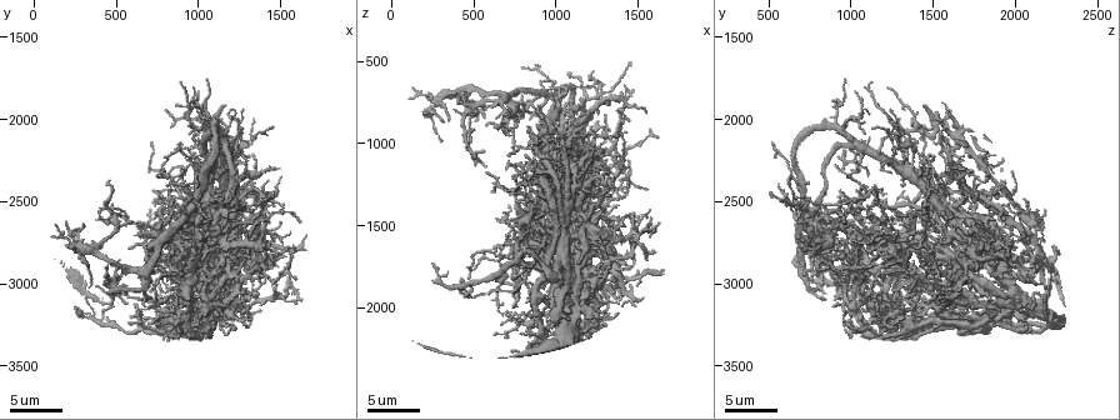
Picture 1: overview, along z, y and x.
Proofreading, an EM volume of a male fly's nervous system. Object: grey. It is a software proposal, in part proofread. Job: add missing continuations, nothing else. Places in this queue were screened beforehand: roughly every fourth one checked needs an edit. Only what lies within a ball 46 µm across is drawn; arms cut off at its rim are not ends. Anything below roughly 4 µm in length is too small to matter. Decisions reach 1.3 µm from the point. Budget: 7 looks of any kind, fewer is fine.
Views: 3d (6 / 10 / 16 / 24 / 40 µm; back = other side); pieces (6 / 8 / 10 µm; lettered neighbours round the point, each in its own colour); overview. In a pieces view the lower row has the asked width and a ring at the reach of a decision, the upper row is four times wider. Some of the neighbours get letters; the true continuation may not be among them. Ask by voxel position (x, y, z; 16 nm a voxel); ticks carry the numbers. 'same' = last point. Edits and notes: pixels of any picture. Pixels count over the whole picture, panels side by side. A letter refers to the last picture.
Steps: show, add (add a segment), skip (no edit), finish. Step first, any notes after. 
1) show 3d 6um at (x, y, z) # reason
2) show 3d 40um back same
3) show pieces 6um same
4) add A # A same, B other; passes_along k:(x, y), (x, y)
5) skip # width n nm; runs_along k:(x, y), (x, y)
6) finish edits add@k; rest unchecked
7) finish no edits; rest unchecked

show pieces 8um at (860, 3320, 1000) # free end

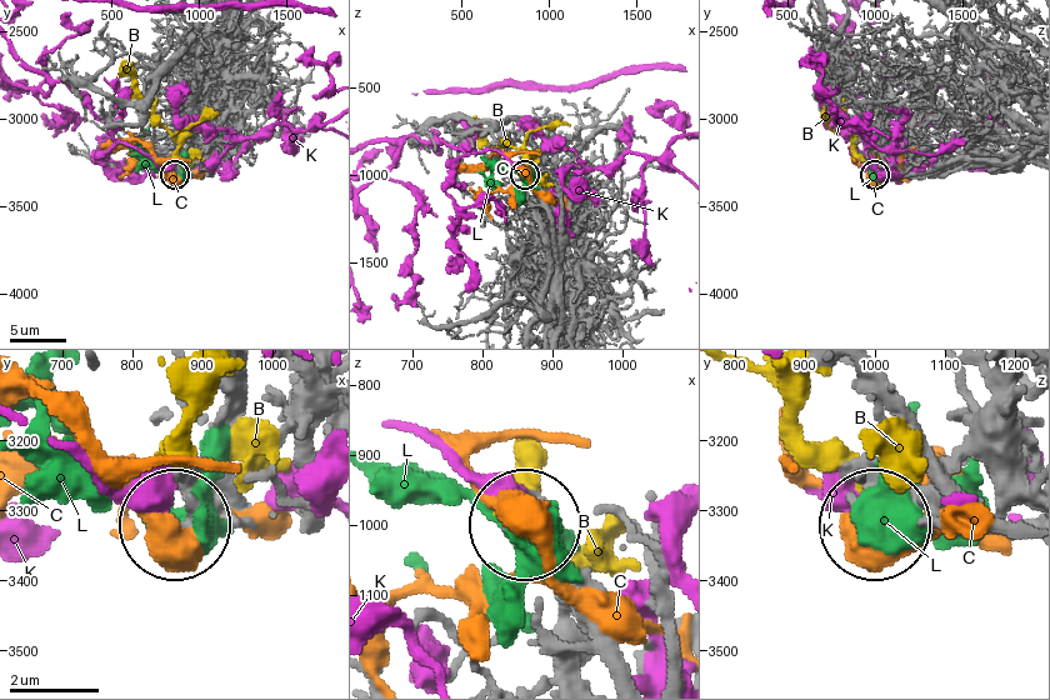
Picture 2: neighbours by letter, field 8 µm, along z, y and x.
skip # B other, C other, K other, L other; no lettered segment goes on from it

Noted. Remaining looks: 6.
show pieces 8um at (620, 3120, 1280) # tapers out

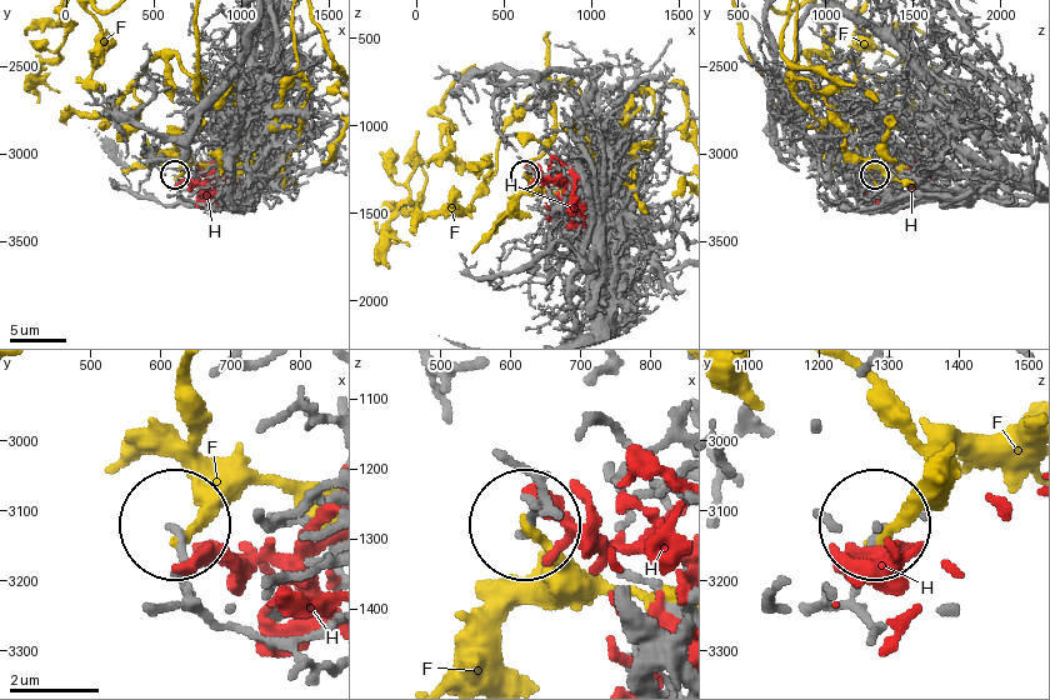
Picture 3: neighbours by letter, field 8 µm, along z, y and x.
skip # width 160 nm; F other, H other; no lettered segment goes on from it

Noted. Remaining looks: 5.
show pieces 8um at (460, 3100, 1760) # free end

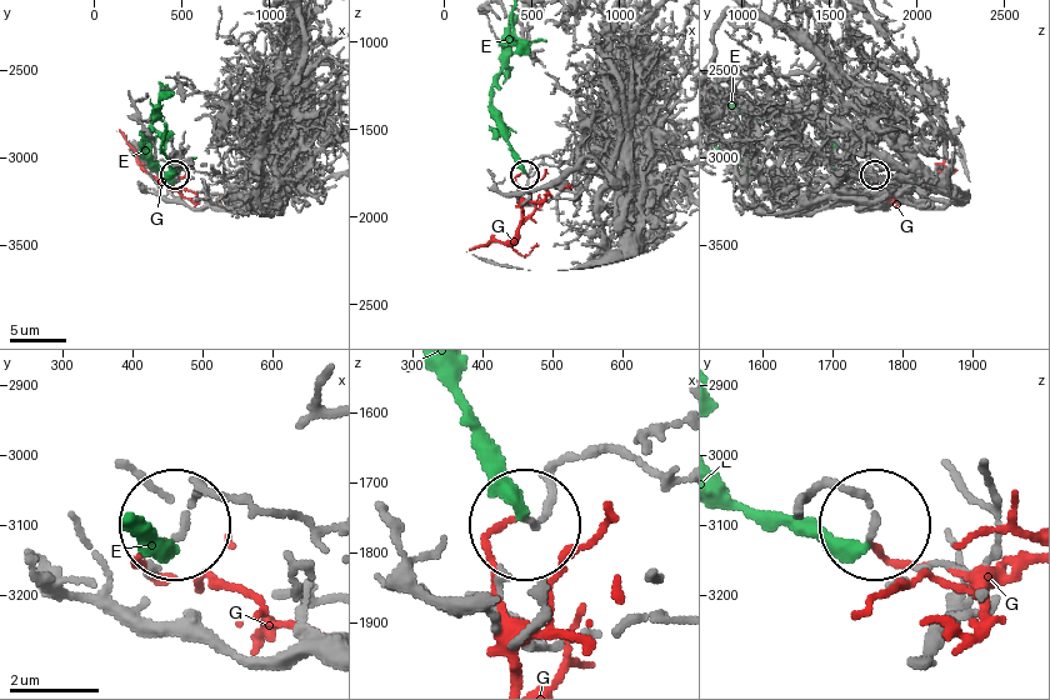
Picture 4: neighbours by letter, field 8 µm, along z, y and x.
skip # E other, G other; runs_along 4:(803, 505), (844, 490), (866, 528); none of them fits

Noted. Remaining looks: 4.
finish no edits; rest unchecked

